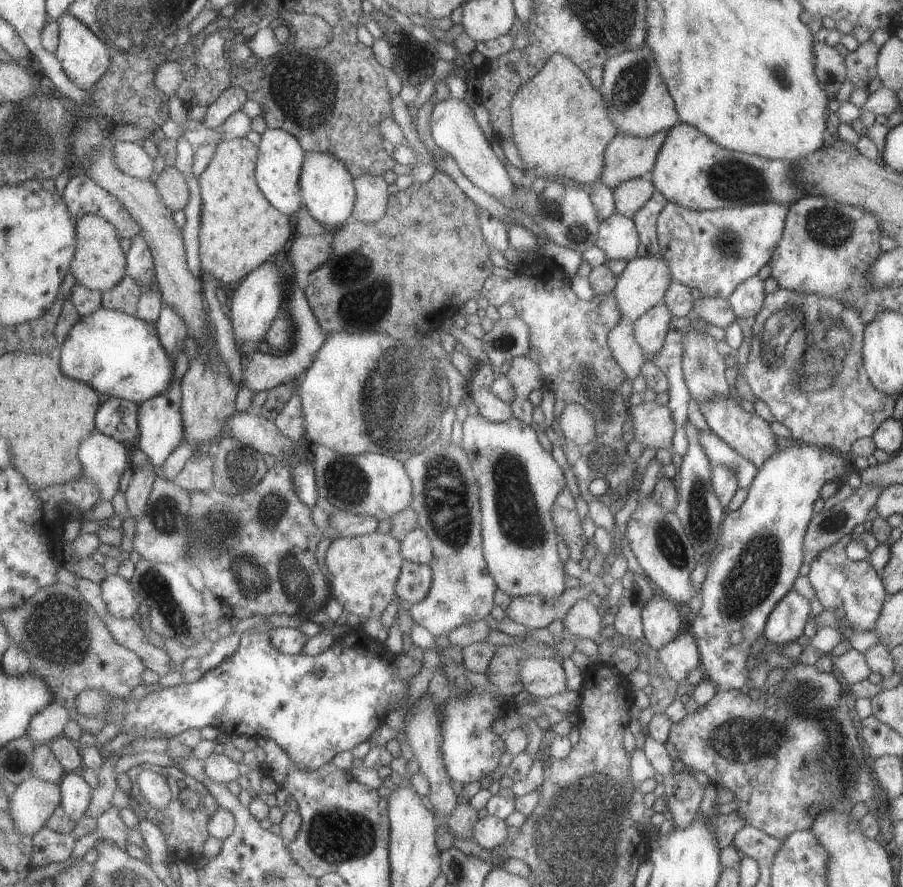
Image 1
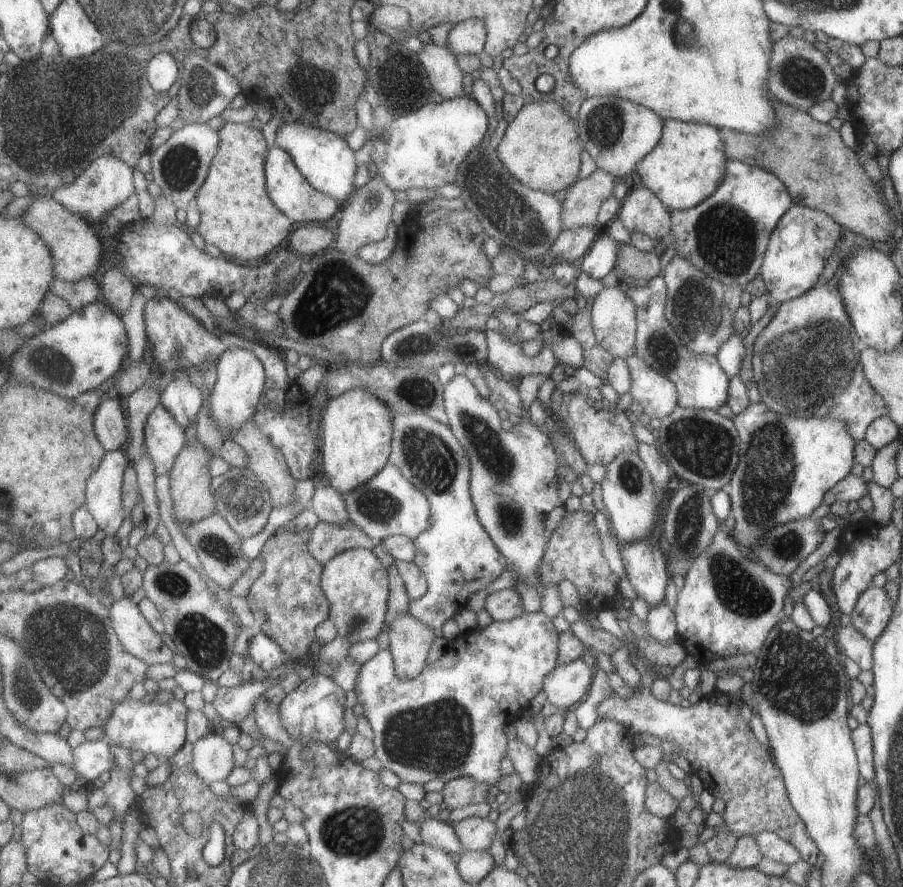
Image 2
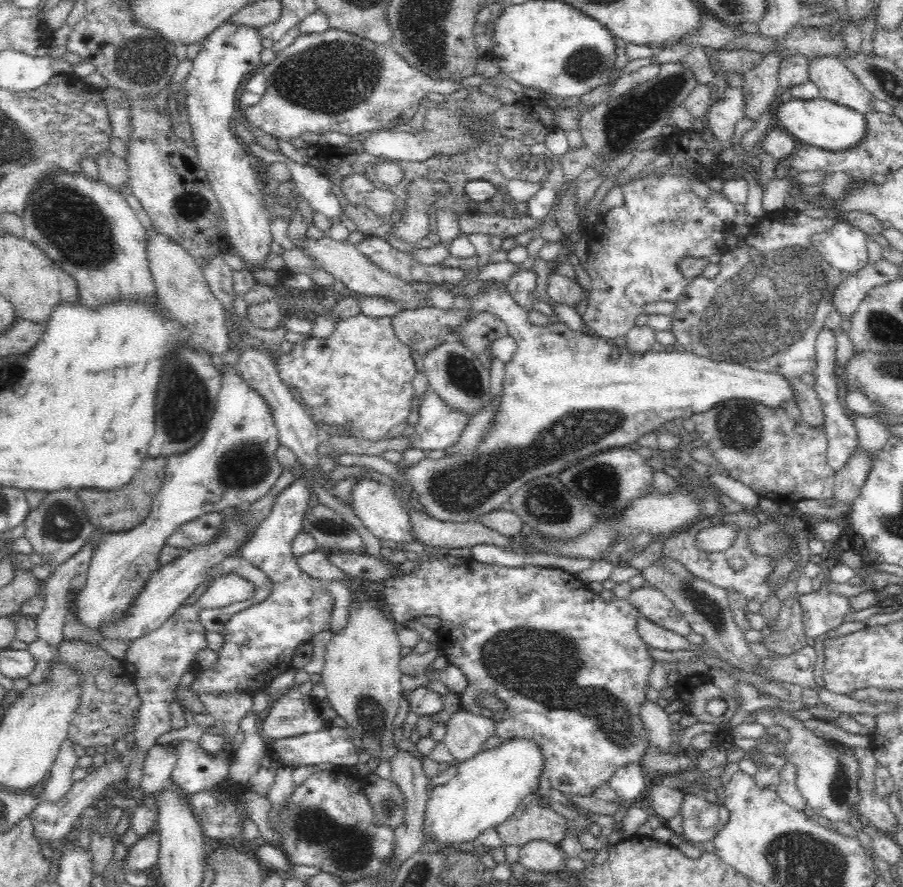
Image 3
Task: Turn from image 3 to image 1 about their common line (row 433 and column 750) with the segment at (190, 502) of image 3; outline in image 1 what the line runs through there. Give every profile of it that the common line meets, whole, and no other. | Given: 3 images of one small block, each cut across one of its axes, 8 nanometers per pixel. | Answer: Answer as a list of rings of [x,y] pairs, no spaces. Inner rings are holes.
[[[666,201],[656,220],[659,257],[667,264],[673,281],[689,288],[697,288],[703,297],[728,298],[740,282],[757,275],[759,269],[768,264],[772,250],[782,235],[788,211],[786,204],[779,202],[757,202],[745,206],[709,211],[694,211]]]

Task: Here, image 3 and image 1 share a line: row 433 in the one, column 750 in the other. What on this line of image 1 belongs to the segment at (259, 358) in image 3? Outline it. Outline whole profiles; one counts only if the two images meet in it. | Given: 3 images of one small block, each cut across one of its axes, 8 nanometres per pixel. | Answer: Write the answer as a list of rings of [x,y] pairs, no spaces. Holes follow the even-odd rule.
[[[755,275],[735,286],[728,296],[728,302],[737,318],[751,322],[761,310],[764,298],[763,281]]]

